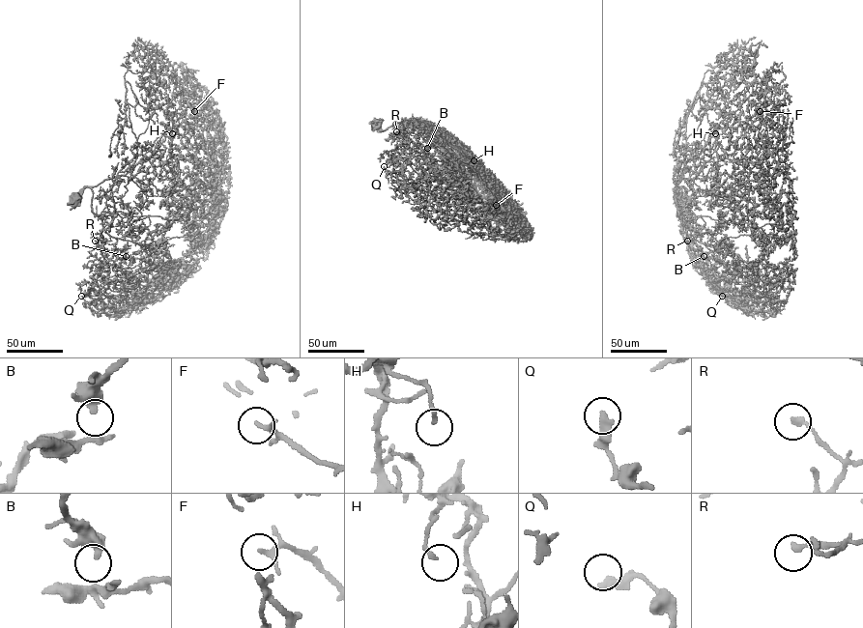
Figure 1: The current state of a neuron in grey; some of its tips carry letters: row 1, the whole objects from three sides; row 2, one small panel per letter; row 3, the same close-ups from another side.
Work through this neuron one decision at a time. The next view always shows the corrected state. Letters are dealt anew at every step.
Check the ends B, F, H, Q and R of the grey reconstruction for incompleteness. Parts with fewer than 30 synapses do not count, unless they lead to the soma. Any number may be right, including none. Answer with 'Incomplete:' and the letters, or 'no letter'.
Incomplete: no letter

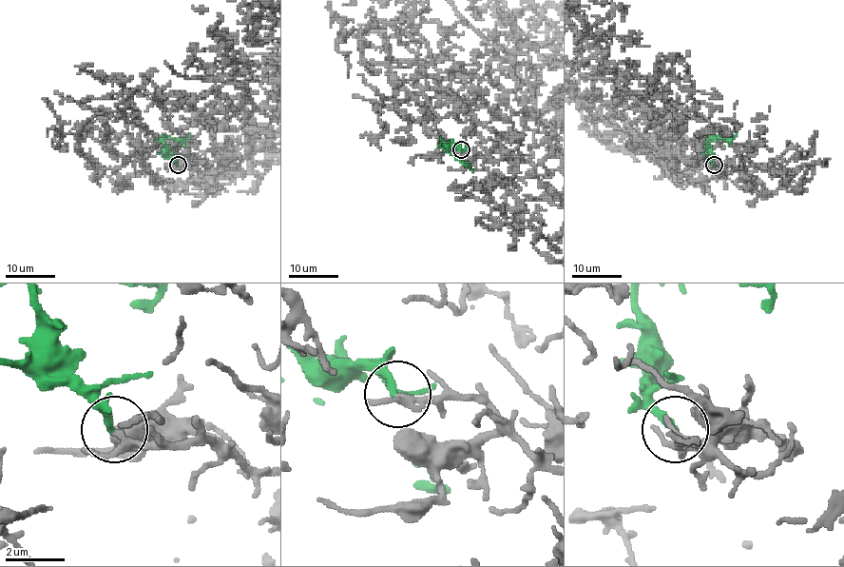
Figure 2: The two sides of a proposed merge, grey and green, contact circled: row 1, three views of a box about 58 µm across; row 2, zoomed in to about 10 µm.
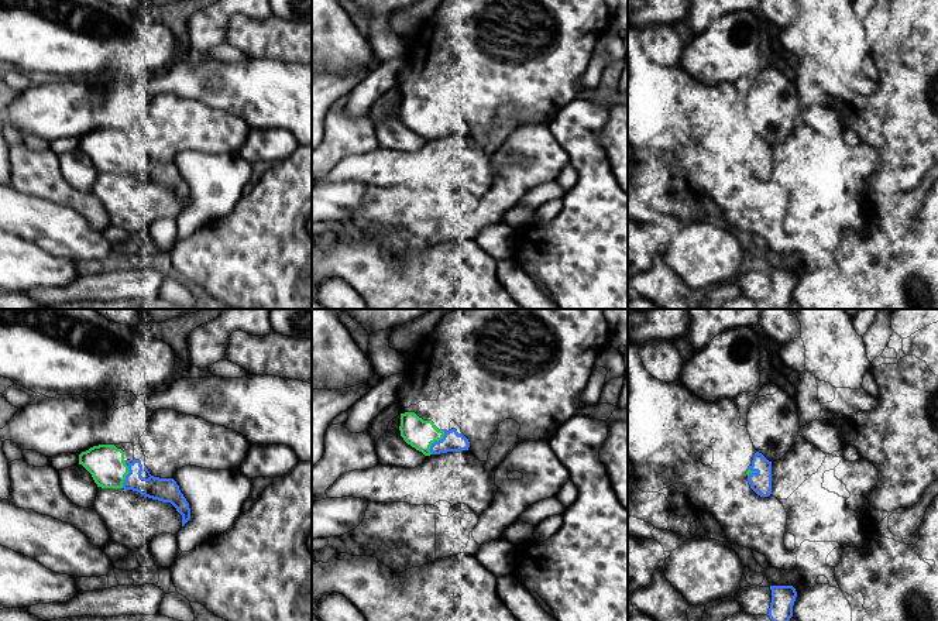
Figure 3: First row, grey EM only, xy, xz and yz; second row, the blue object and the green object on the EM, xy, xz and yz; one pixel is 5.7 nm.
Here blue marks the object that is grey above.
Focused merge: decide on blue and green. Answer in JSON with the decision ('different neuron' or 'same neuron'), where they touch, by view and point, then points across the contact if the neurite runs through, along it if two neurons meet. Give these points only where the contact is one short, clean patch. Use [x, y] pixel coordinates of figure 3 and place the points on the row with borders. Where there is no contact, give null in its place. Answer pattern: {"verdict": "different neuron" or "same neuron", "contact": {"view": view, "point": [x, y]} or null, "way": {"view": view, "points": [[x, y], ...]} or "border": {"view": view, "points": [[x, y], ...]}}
{"verdict": "same neuron", "contact": {"view": "xz", "point": [436, 442]}}

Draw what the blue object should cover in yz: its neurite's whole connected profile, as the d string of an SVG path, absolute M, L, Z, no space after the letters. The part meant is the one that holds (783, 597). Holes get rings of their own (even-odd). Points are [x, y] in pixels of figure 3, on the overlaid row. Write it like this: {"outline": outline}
{"outline": "M770 586L772 603L769 617L772 621L790 621L797 591L793 586Z"}

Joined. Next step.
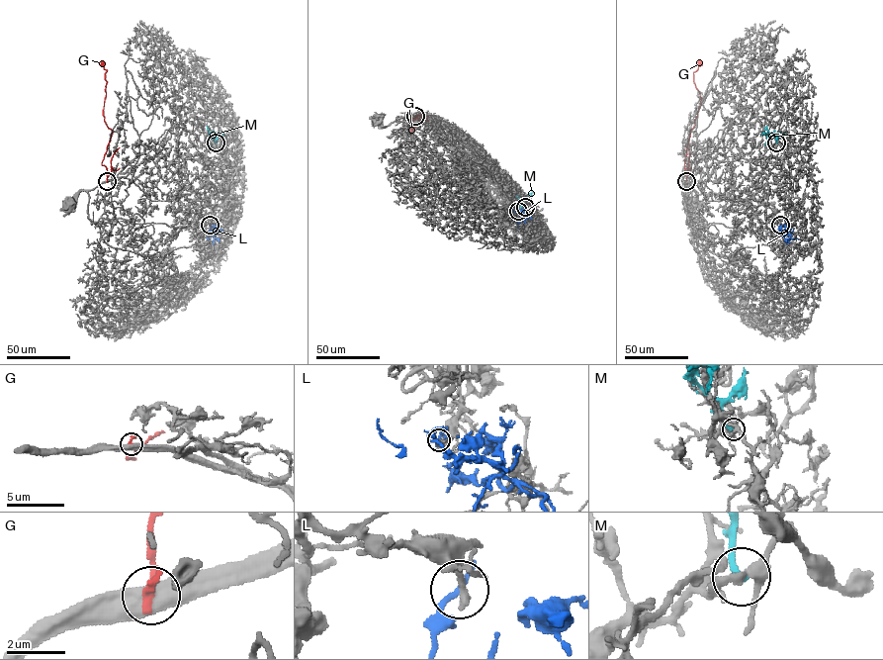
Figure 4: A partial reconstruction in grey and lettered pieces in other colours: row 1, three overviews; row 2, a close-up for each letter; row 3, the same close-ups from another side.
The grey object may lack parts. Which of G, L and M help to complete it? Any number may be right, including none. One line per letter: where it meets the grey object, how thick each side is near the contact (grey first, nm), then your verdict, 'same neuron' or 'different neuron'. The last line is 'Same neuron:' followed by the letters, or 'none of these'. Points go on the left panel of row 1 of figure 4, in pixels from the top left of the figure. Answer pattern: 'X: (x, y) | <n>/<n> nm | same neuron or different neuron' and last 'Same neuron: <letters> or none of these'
G: (107, 181) | 480/300 nm | different neuron
L: (210, 225) | 340/260 nm | same neuron
M: (216, 142) | 320/260 nm | different neuron
Same neuron: L

